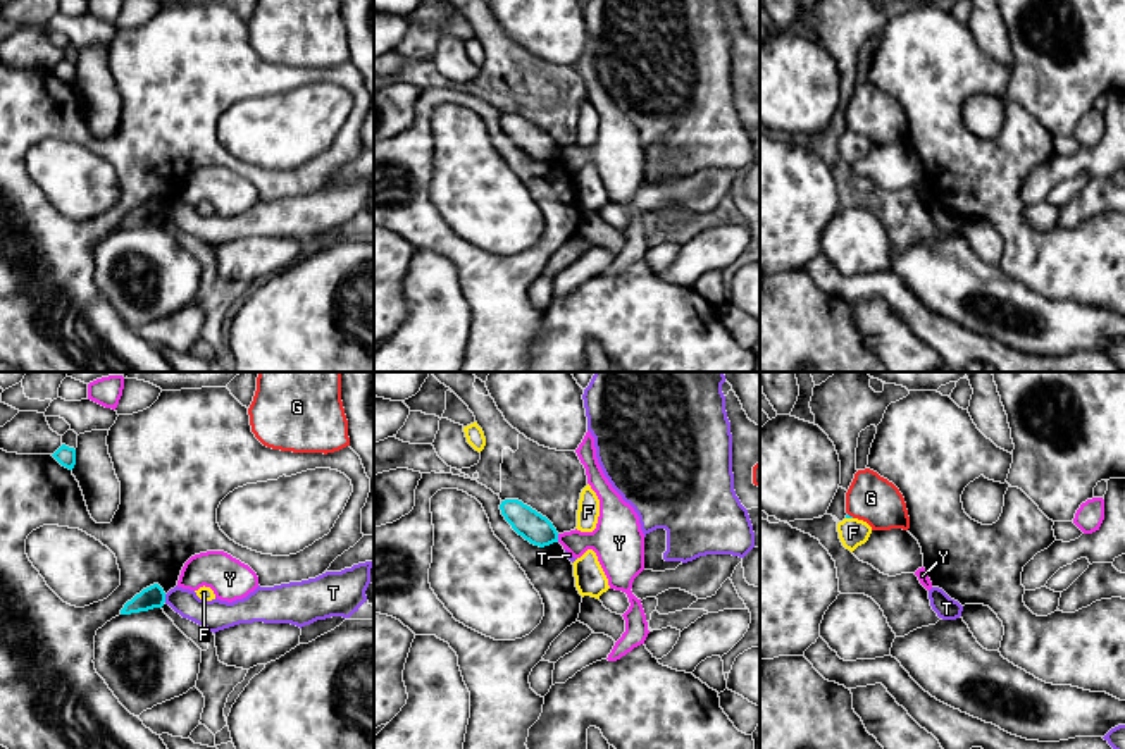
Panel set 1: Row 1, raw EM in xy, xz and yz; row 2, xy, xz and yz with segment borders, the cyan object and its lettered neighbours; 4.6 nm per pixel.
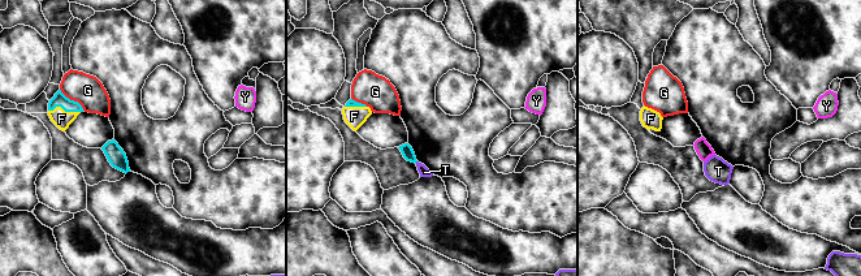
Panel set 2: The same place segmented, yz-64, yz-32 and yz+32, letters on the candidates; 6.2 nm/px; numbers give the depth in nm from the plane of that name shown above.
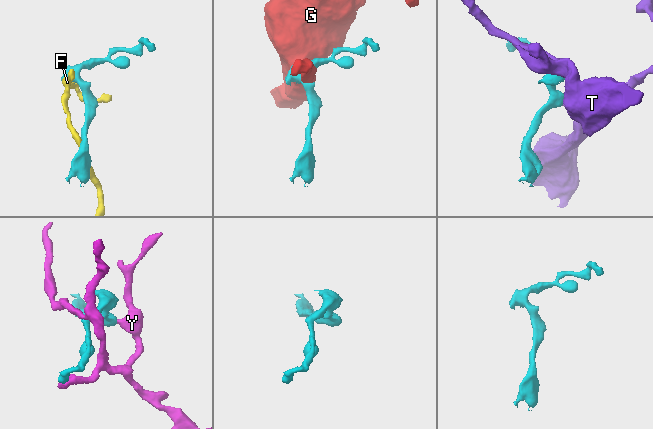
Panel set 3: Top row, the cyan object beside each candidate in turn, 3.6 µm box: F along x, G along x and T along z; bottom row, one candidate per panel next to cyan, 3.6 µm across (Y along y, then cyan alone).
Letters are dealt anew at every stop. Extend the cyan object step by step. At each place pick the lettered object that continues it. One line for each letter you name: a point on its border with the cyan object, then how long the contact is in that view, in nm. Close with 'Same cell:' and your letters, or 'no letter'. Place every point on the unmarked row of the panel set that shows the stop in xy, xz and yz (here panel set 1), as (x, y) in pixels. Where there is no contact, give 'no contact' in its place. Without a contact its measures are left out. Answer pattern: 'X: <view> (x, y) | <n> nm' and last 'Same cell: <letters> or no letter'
Same cell: no letter

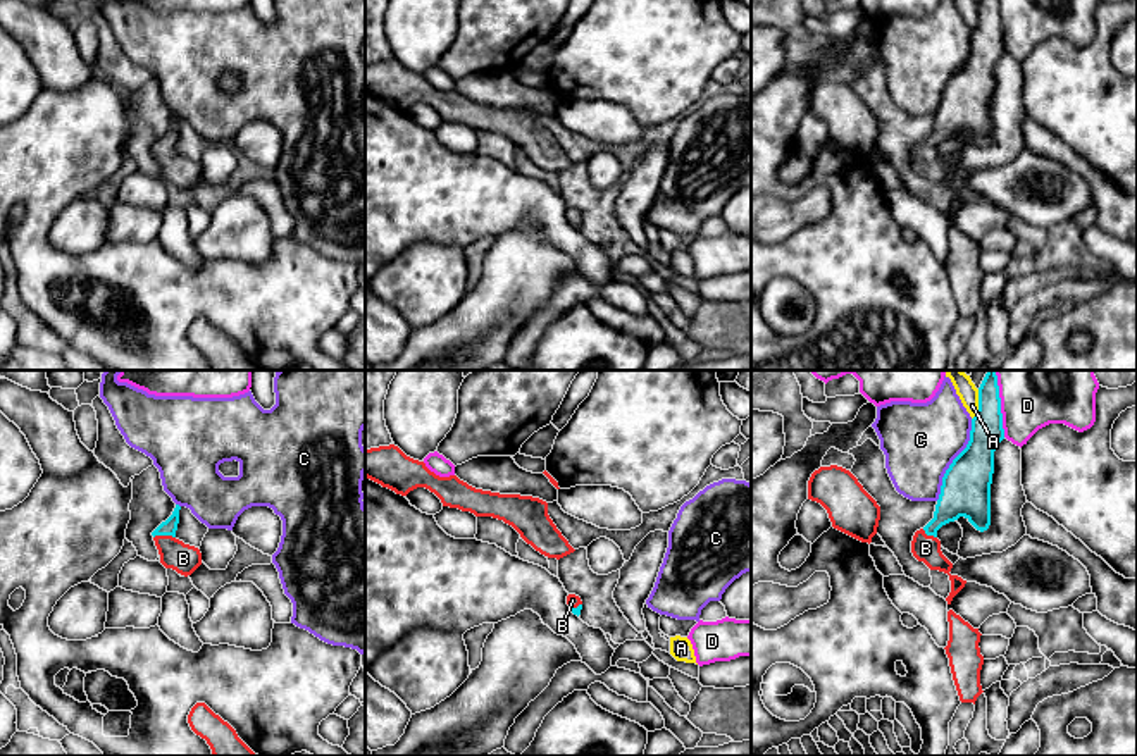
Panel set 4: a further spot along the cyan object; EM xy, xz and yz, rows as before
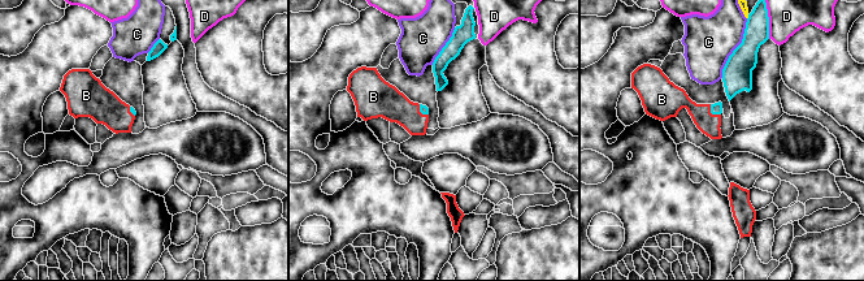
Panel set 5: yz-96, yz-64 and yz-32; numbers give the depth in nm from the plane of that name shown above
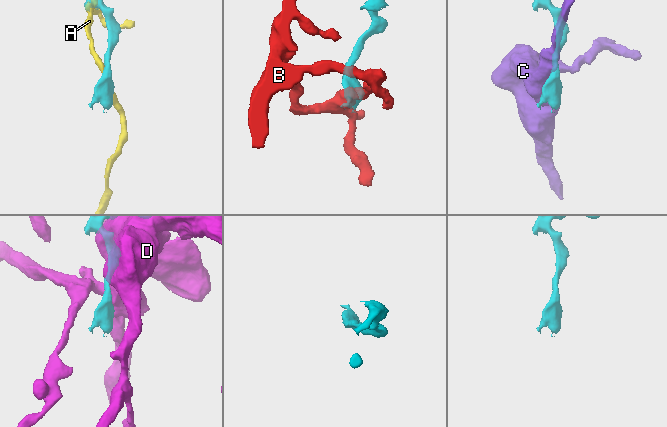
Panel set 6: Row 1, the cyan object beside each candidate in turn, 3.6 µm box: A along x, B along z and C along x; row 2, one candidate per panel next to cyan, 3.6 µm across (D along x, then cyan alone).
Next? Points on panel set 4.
B: xy (164, 148) | 100 nm
Same cell: B

